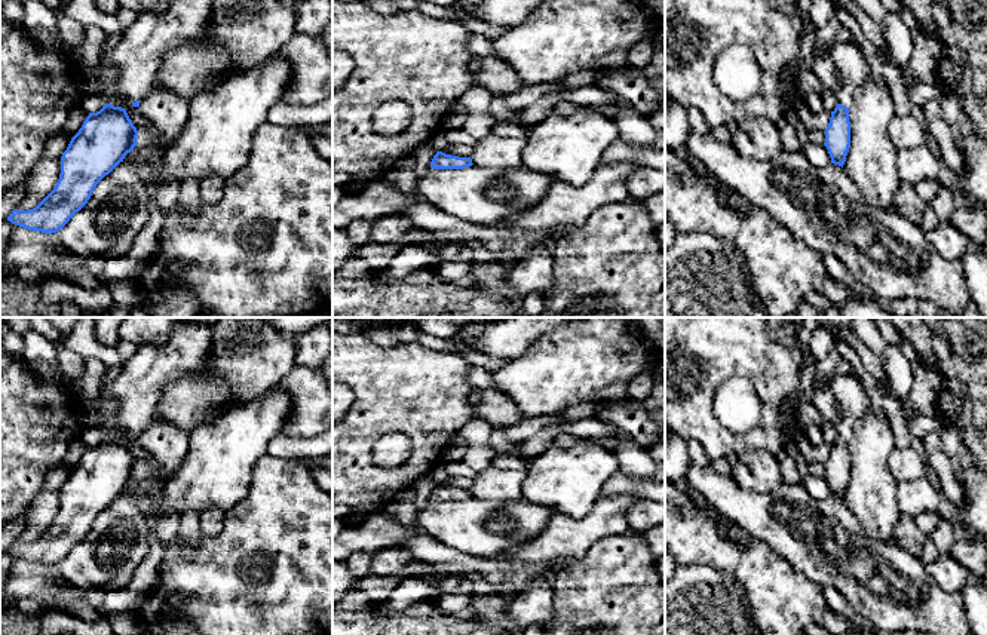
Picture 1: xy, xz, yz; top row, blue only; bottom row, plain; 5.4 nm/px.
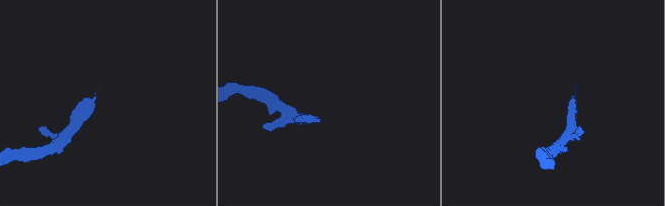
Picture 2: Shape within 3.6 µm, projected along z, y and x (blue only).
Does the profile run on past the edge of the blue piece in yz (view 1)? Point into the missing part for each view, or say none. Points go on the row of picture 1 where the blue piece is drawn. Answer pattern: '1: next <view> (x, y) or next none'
1: next yz (852, 70)

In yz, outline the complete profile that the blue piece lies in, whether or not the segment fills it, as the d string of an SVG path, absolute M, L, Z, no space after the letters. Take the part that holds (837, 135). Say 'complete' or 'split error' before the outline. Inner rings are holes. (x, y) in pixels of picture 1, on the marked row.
split error | M855 42L836 43L830 50L830 58L836 67L836 88L833 92L839 104L831 111L830 123L824 132L824 145L831 163L843 168L850 145L849 107L853 102L853 91L871 79L871 73Z

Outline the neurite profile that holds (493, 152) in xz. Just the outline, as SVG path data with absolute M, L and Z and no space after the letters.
M488 134L476 141L472 153L475 166L503 169L522 166L521 153L524 141L518 138L505 138Z

